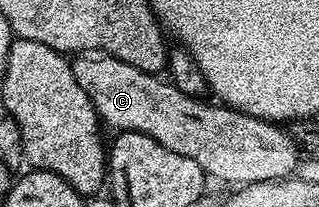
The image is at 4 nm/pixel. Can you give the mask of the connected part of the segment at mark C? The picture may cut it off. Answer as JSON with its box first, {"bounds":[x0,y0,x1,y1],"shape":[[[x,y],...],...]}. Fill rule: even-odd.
{"bounds":[71,51,300,185],"shape":[[[104,51],[81,52],[75,56],[71,64],[75,79],[90,97],[97,118],[105,126],[108,124],[117,132],[146,133],[147,136],[154,137],[160,145],[165,145],[166,149],[173,149],[174,153],[190,157],[209,178],[214,177],[220,181],[236,183],[235,185],[245,185],[283,180],[297,170],[300,163],[299,147],[293,141],[291,134],[279,124],[244,114],[218,103],[208,105],[204,103],[205,100],[182,93],[169,80],[120,61]]]}

